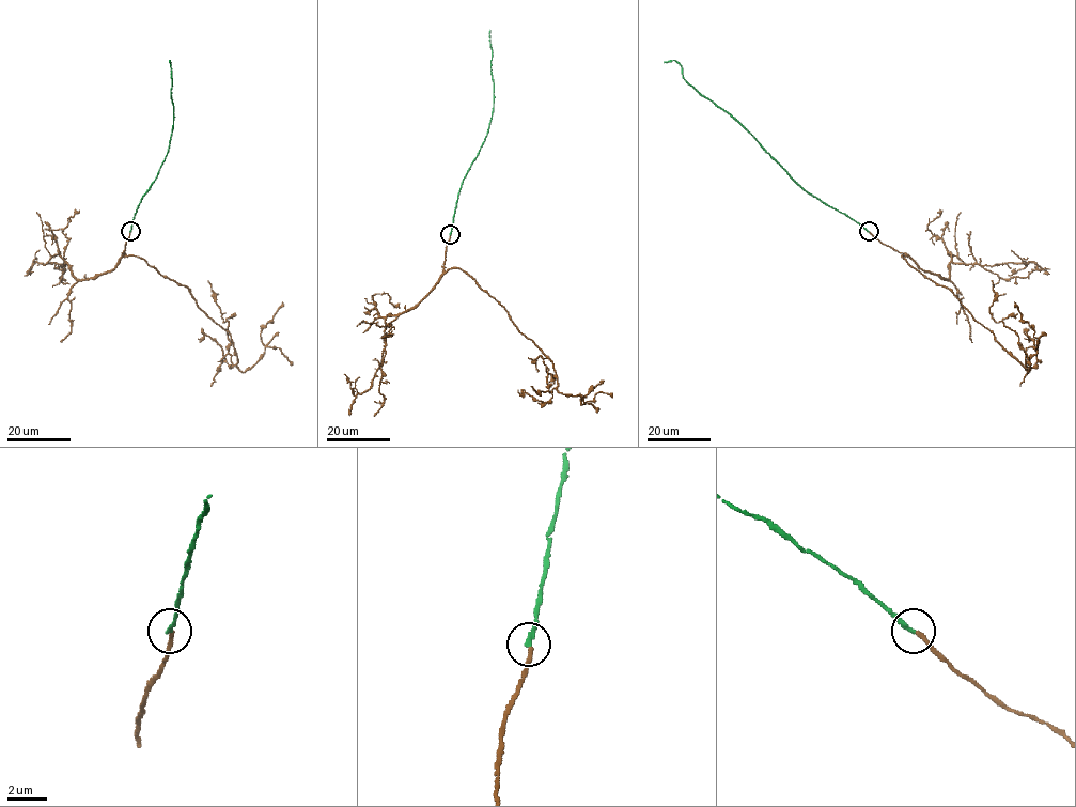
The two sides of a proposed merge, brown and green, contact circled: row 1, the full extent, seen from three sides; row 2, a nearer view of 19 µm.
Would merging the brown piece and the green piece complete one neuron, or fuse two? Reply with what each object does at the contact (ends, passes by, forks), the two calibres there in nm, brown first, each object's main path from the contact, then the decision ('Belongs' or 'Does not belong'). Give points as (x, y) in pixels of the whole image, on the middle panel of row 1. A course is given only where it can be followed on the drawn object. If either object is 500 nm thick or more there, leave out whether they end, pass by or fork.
At the ring brown ends. At the ring green ends. Thickness 200 nm (brown) against 180 nm. Course of brown: (450, 235), (443, 269), (462, 269), (471, 276), (550, 359), (558, 385), (551, 391), (540, 355), (528, 357). Course of green: (450, 234), (458, 190), (484, 140), (492, 117), (489, 30). Does not belong

